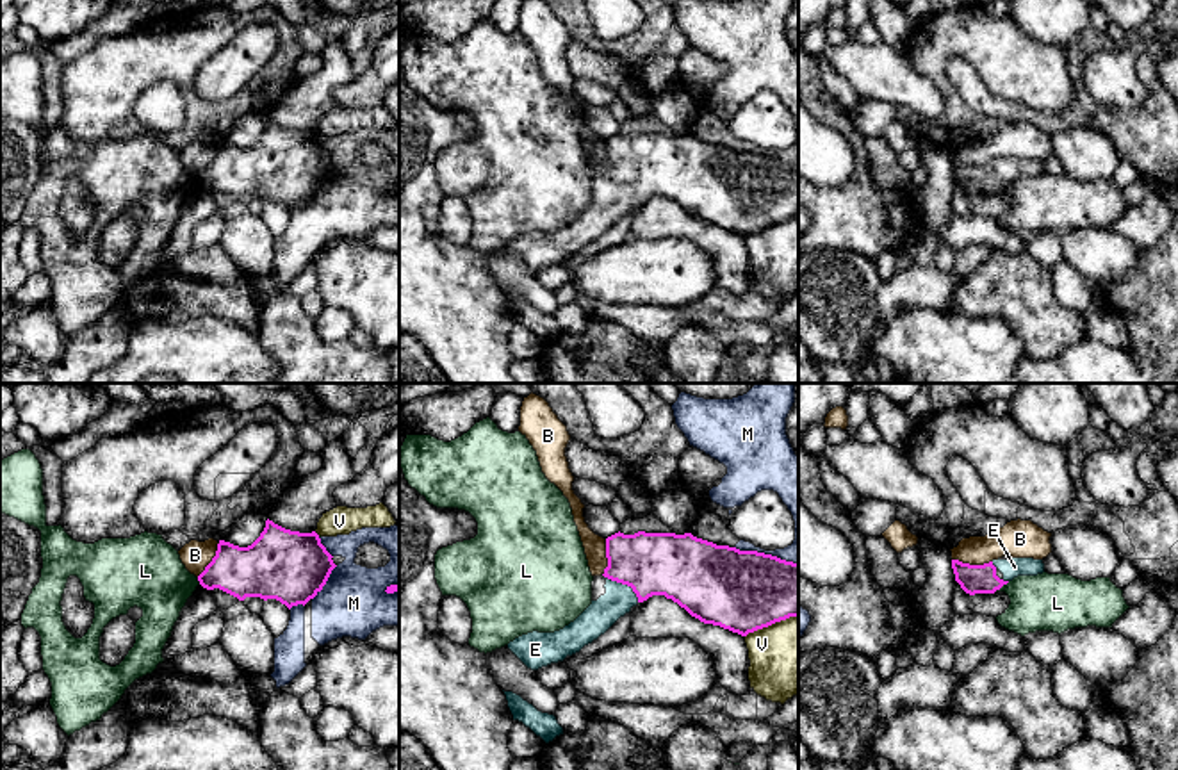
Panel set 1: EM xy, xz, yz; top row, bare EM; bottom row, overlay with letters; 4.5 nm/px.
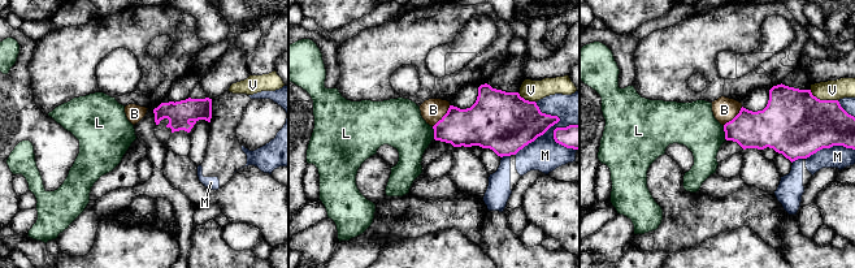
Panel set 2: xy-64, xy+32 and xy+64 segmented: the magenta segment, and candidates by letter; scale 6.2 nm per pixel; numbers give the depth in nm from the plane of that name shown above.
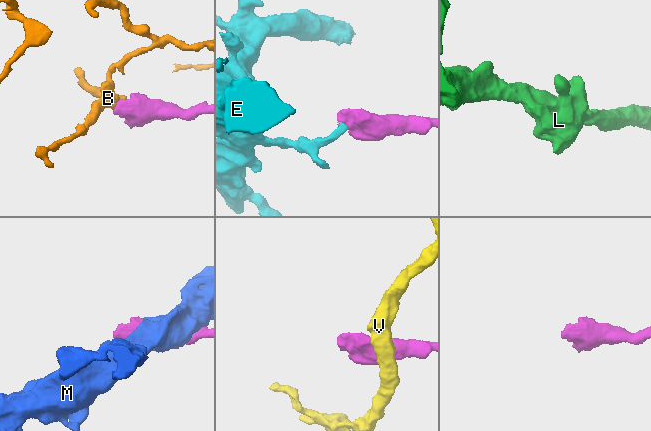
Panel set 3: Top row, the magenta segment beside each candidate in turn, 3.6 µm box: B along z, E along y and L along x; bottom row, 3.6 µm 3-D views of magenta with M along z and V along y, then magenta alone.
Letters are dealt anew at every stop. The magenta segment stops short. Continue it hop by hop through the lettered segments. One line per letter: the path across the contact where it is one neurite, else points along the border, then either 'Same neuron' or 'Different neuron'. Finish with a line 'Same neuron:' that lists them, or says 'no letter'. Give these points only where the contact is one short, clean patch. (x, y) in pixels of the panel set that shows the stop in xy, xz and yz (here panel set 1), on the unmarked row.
B: Boundary: yz (952, 159), (963, 164), (991, 163). Different neuron
E: Path across: xz (674, 166), (642, 166), (624, 184), (619, 200). Same neuron
L: Different neuron
M: Different neuron
V: Different neuron
Same neuron: E

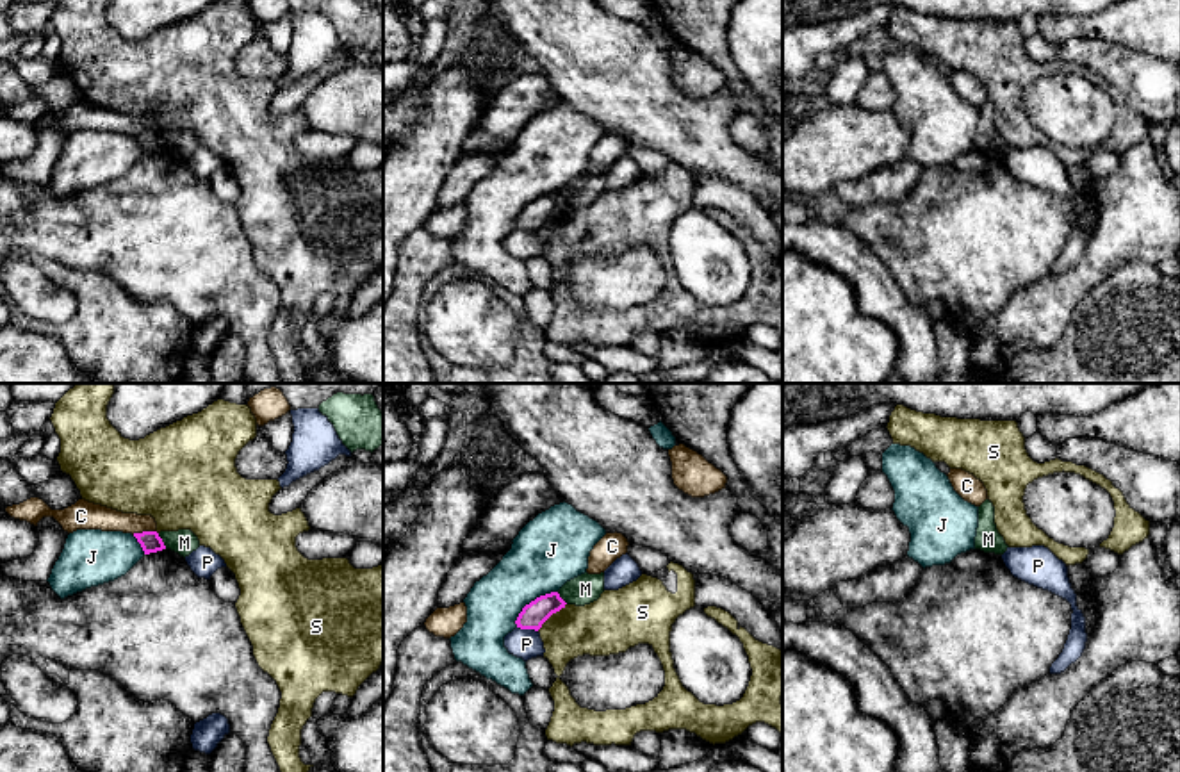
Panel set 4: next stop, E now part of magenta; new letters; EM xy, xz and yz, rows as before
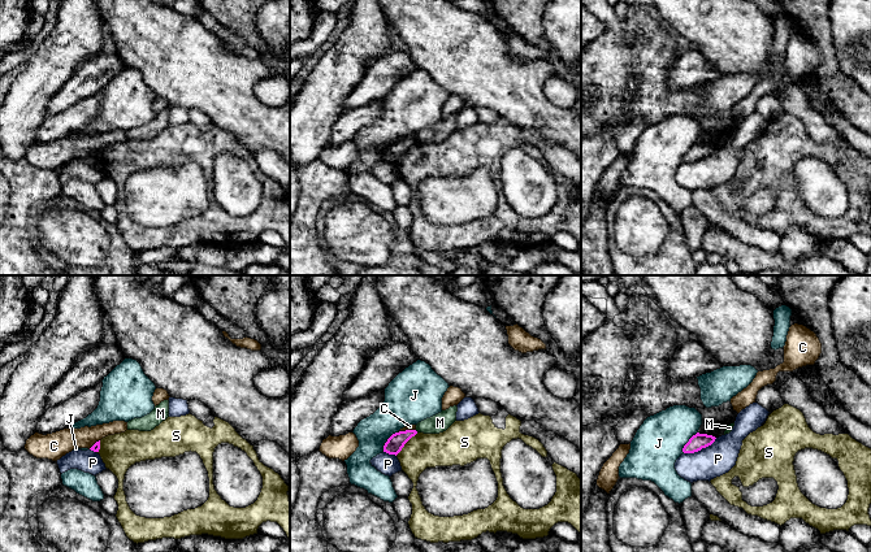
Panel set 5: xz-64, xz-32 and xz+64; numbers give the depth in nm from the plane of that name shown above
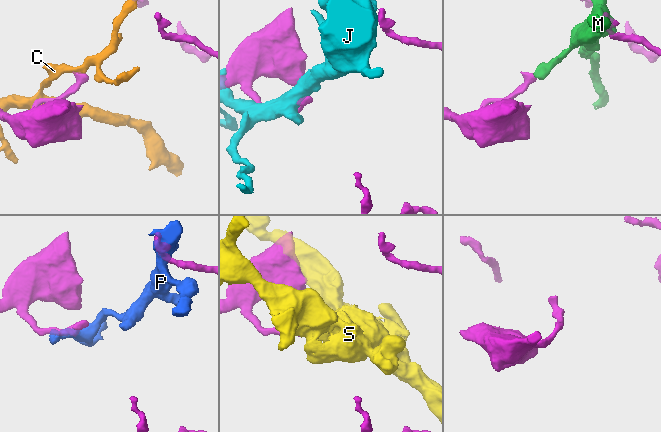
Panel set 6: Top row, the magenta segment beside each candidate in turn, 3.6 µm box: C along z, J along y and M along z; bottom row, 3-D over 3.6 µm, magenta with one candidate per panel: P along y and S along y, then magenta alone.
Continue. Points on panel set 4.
C: Different neuron
J: Different neuron
M: Different neuron
P: Boundary: xz (517, 227), (537, 232). Different neuron
S: Different neuron
Same neuron: no letter

